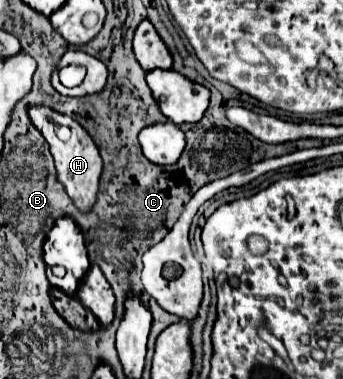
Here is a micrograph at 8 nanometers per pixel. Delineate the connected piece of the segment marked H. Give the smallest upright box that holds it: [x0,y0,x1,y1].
[28,105,102,211]

